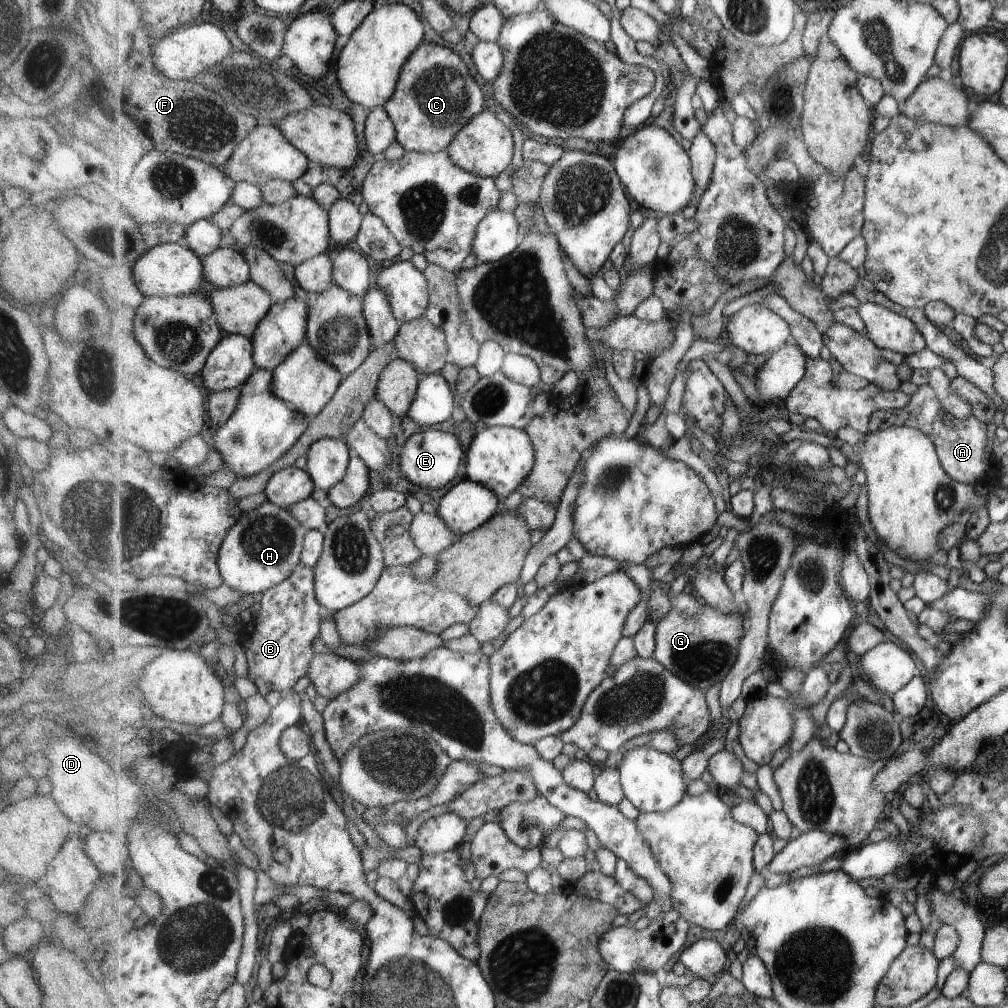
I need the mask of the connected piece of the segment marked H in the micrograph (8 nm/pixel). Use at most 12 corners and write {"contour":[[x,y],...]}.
{"contour":[[269,500],[218,554],[224,582],[263,594],[302,562],[307,531]]}

